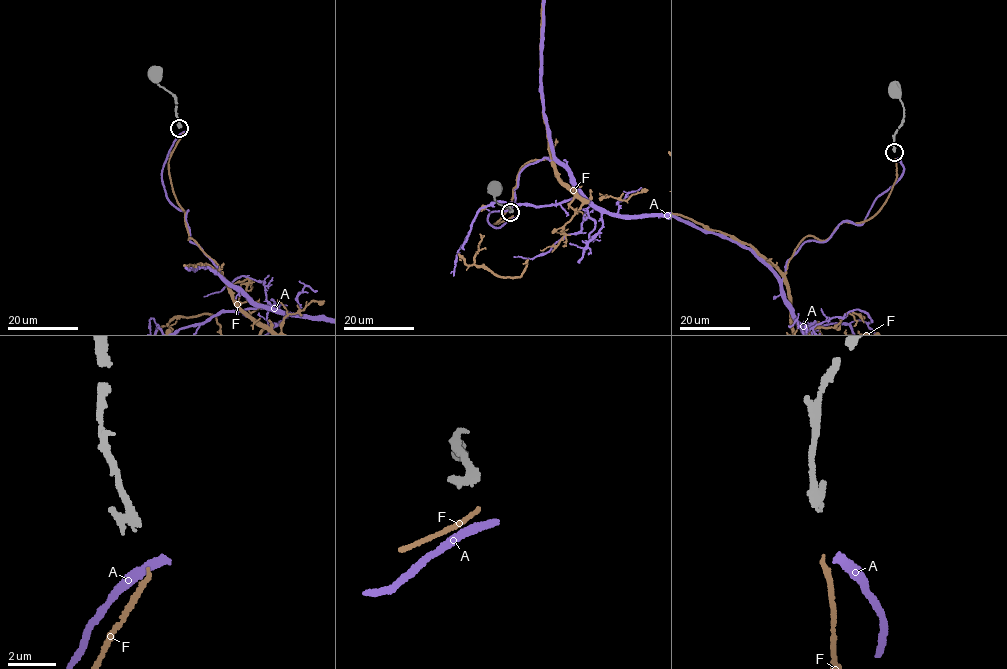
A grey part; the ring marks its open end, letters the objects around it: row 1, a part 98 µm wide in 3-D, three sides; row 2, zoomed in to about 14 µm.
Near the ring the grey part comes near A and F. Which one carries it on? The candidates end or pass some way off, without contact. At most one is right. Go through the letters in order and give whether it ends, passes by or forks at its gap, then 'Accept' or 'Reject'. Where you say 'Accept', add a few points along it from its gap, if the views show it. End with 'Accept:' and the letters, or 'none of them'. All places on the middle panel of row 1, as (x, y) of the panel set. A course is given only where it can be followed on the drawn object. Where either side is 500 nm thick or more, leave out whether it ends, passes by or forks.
A: It ends there. Reject
F: It ends there. Accept
Accept: F

